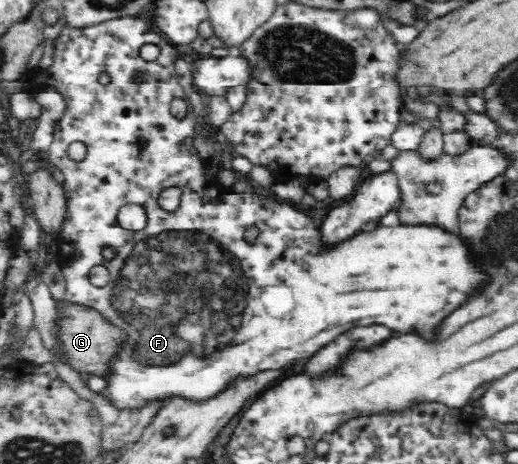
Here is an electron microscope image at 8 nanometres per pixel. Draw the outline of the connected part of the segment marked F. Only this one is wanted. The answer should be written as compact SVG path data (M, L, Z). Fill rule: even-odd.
M124 16L115 20L103 21L94 25L84 27L71 26L69 22L61 29L59 36L53 40L53 63L49 67L35 67L27 70L26 67L21 73L20 80L26 80L31 85L33 93L51 90L59 93L66 103L64 115L53 121L53 141L50 150L46 156L50 158L52 163L63 173L63 190L65 203L65 219L62 225L63 239L67 241L69 249L80 251L82 256L77 258L72 254L71 259L59 259L56 261L58 268L63 274L65 280L64 297L78 305L85 305L87 308L93 308L103 316L103 320L111 326L121 330L121 342L117 343L115 353L111 355L105 373L101 375L105 379L105 389L100 393L95 392L97 396L101 396L103 400L107 400L111 406L119 411L132 412L143 409L152 403L161 403L179 398L189 402L202 402L210 400L212 397L224 392L227 387L238 379L255 377L263 371L281 371L291 367L295 361L299 359L307 359L313 353L317 353L323 345L335 341L335 337L339 337L343 331L357 327L357 325L371 325L371 323L383 323L395 331L407 331L407 329L419 329L425 337L431 337L431 333L435 331L435 325L443 319L443 315L447 315L451 309L455 309L455 305L463 303L467 293L471 293L471 289L483 279L483 275L475 269L475 265L471 265L471 261L467 261L467 251L465 245L455 237L456 234L449 234L445 230L437 226L428 225L377 225L373 231L369 233L359 233L351 239L343 239L339 243L327 245L323 243L323 233L315 227L313 219L303 213L303 210L297 209L291 204L279 203L275 196L267 197L267 195L251 195L251 193L233 193L227 195L229 188L221 186L213 177L209 177L209 161L201 161L200 152L194 145L195 131L197 131L197 121L193 115L192 105L189 99L185 99L185 91L183 85L179 83L179 73L175 69L177 55L175 55L175 45L169 45L167 39L159 32L153 31L153 26L149 23L146 16ZM144 44L155 44L161 50L159 57L153 61L145 61L140 57L140 48ZM101 75L109 77L109 83L101 83ZM175 97L186 100L188 106L186 115L183 118L176 118L171 114L171 100ZM73 141L82 141L87 148L87 155L83 161L73 161L67 154L67 147ZM168 187L177 187L181 190L181 201L179 209L168 212L159 207L159 194ZM127 204L137 204L143 207L143 211L147 216L145 227L139 231L125 229L118 222L119 210ZM249 227L257 229L257 238L255 243L249 243L245 239L245 233ZM104 246L112 246L118 251L115 258L106 261L101 256ZM97 265L103 265L109 271L110 279L103 287L96 287L91 284L89 271ZM212 349L227 349L227 357L209 357L205 359L205 369L195 369L195 385L187 385L189 383L189 375L185 383L177 383L177 375L173 373L163 373L161 369L153 369L146 365L175 365L181 363L187 356L201 359L213 351Z

